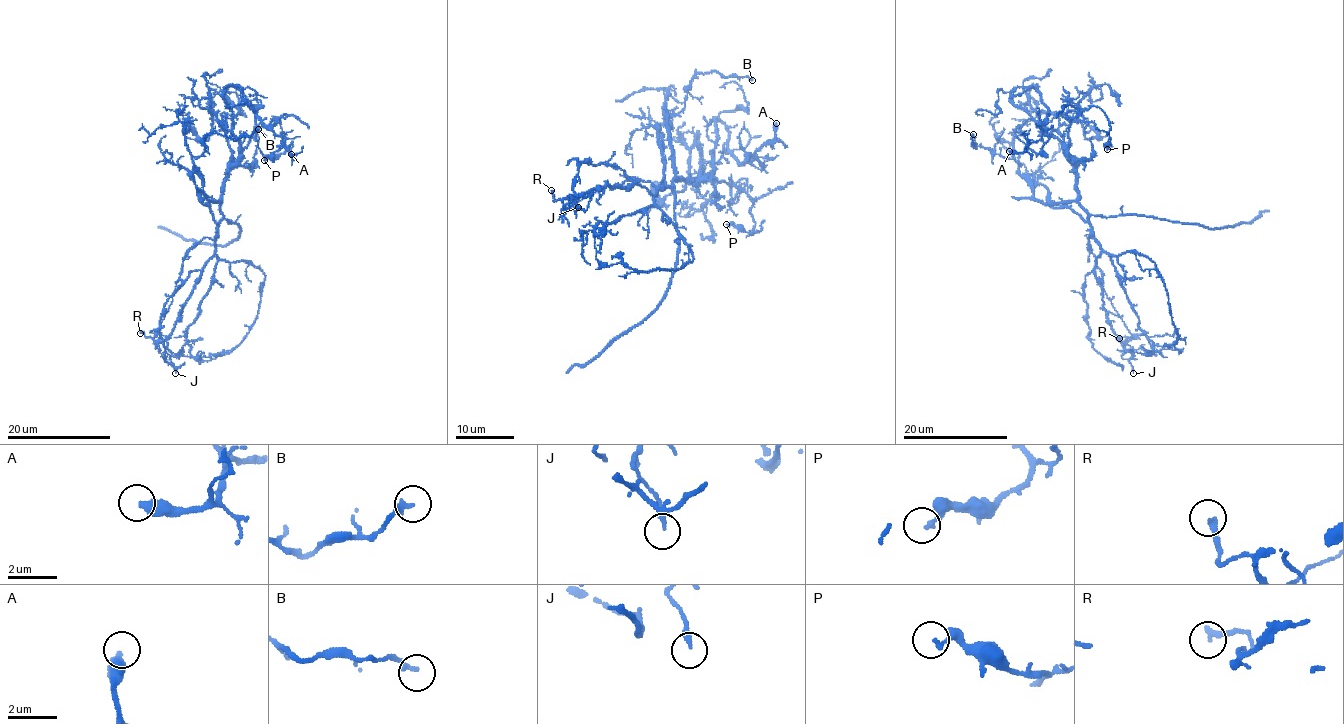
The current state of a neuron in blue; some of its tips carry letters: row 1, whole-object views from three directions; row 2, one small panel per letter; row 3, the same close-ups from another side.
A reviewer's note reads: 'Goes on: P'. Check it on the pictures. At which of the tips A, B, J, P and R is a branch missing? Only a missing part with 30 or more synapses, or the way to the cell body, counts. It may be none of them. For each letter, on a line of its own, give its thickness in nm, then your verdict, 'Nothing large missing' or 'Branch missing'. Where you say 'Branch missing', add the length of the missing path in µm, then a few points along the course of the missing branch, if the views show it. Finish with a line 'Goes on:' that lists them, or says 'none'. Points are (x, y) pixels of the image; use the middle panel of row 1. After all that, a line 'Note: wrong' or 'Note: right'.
A: Thickness 440 nm. Nothing large missing
B: Thickness 190 nm. Nothing large missing
J: Thickness 200 nm. Nothing large missing
P: Thickness 170 nm. Nothing large missing
R: Thickness 240 nm. Nothing large missing
Goes on: none
Note: wrong

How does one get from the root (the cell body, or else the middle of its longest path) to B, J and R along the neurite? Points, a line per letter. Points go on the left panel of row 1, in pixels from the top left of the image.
B: (223, 182), (222, 199), (207, 197), (192, 161), (206, 150), (204, 138), (219, 133), (237, 139), (258, 129)
J: (223, 182), (220, 207), (223, 219), (214, 256), (203, 268), (167, 341), (175, 373)
R: (223, 182), (220, 207), (223, 219), (214, 256), (203, 268), (179, 319), (163, 341), (154, 341), (140, 333)

